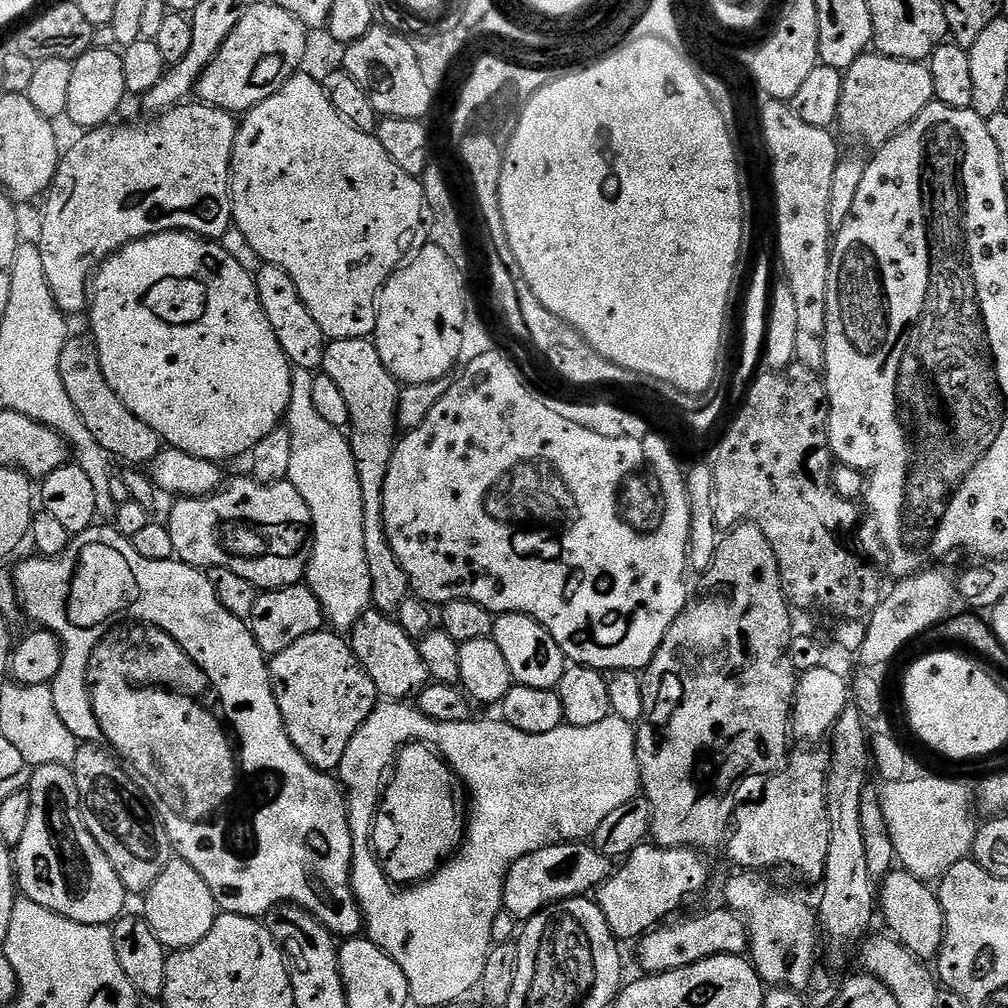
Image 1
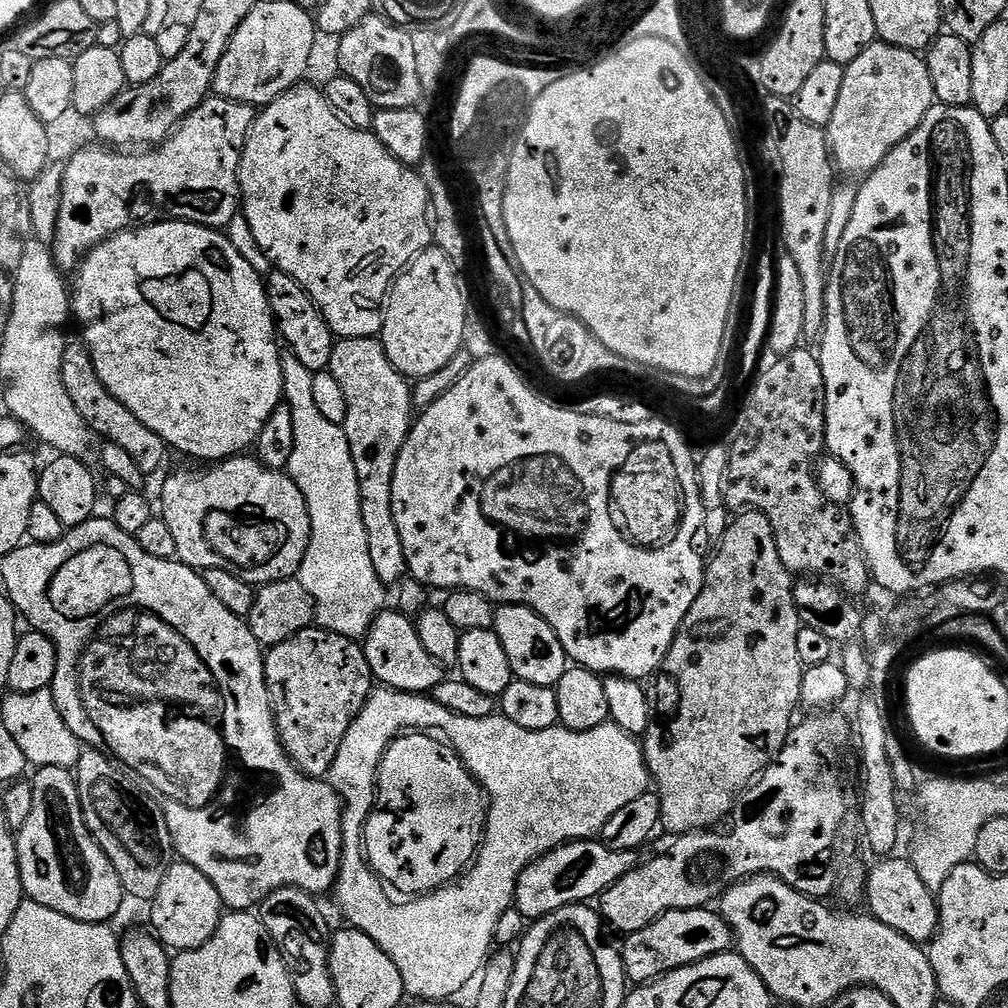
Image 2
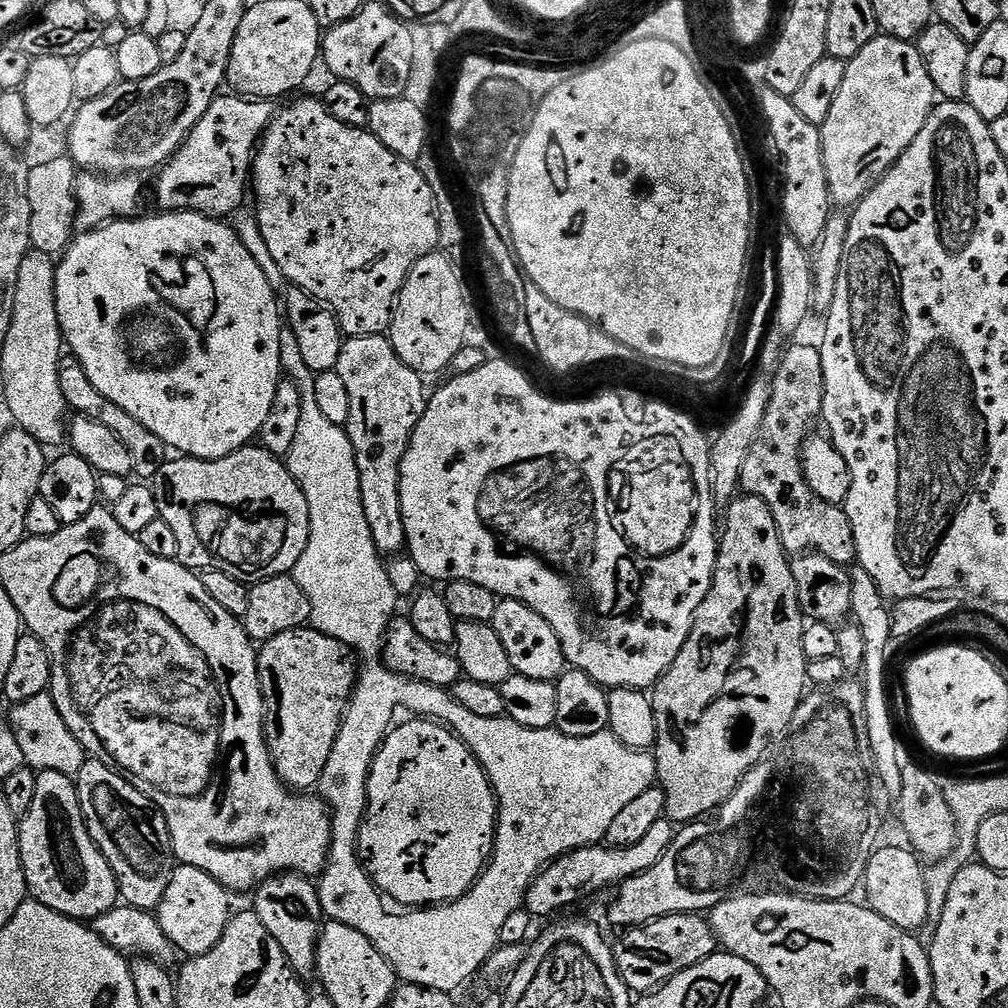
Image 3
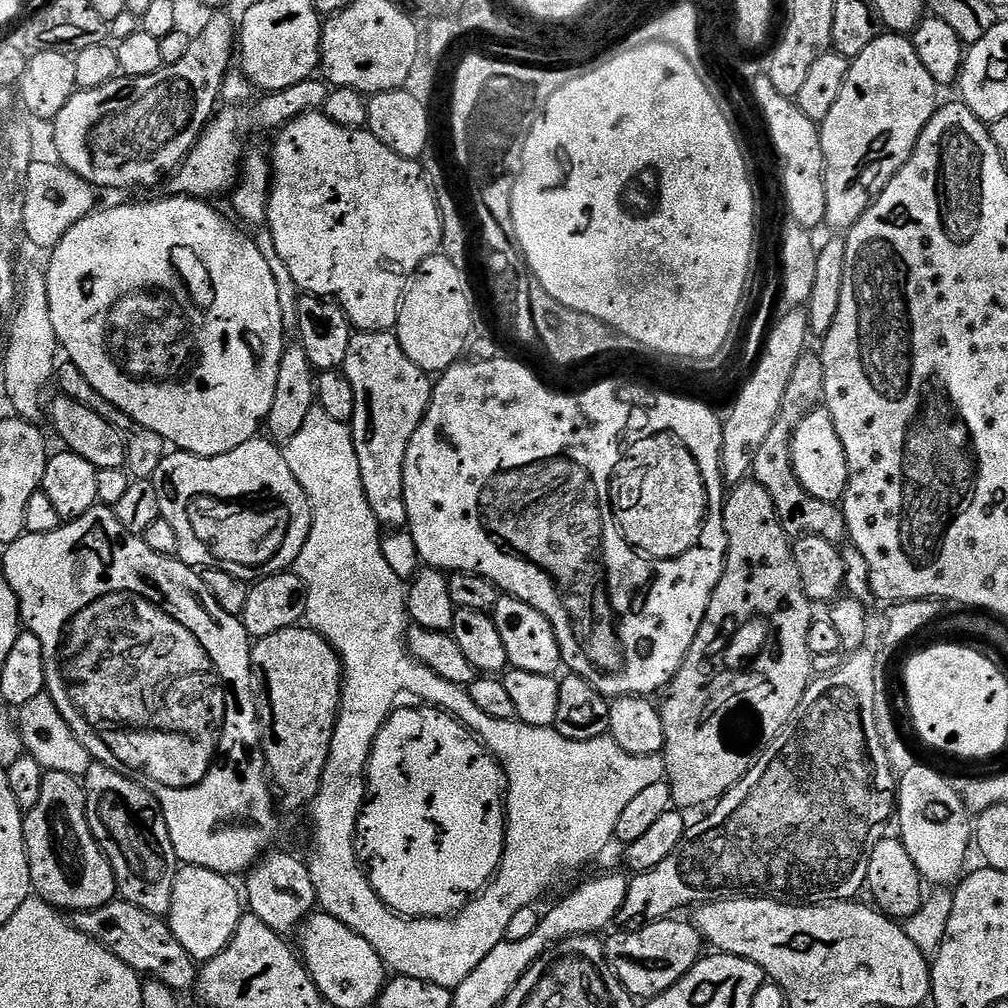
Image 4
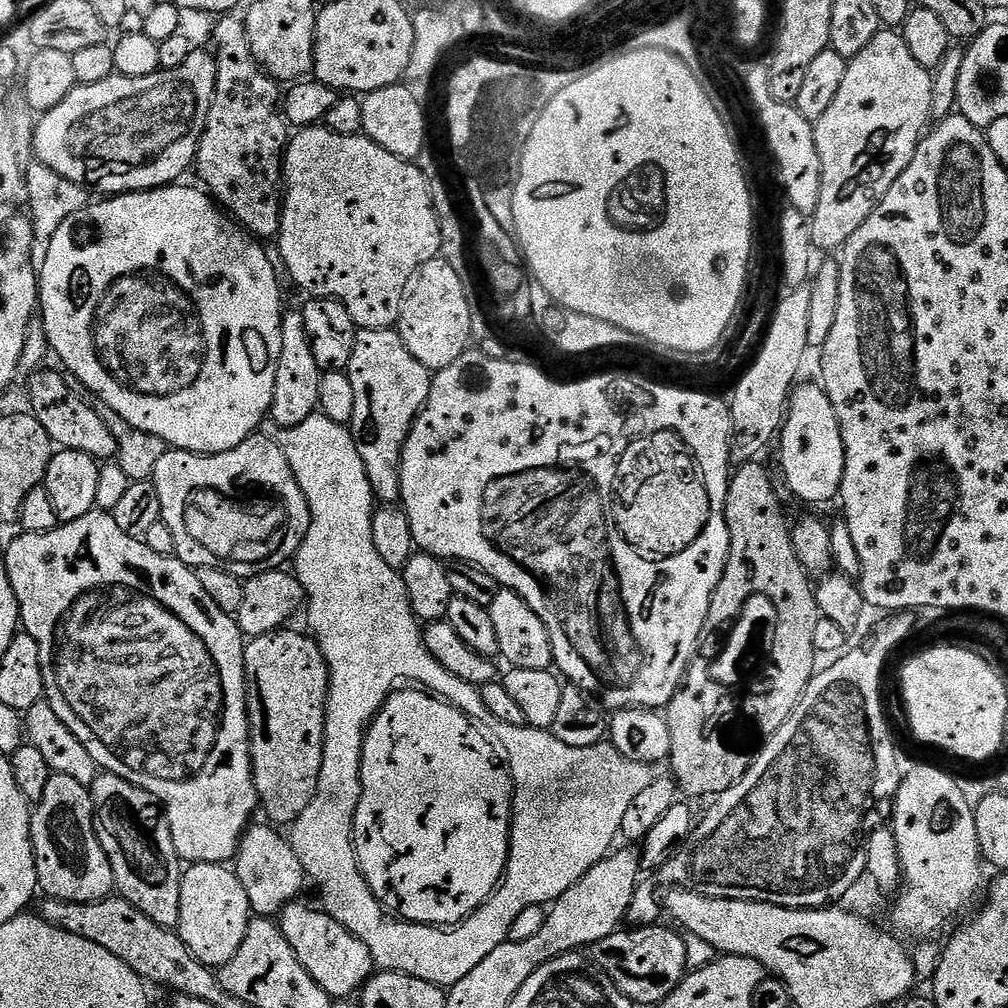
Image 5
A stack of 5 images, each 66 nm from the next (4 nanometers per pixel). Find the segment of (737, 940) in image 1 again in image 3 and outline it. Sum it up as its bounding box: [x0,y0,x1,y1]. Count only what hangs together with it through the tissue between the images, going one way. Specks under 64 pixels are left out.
[612,914,718,994]

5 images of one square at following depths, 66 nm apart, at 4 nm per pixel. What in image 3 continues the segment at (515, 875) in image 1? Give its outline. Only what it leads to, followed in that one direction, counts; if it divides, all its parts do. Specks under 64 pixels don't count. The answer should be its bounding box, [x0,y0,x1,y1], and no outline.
[524,818,674,918]

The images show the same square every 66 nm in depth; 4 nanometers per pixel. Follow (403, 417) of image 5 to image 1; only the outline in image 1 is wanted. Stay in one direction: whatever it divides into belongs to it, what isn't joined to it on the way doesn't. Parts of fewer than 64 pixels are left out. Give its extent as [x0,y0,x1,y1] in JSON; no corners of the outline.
[322,338,410,614]

